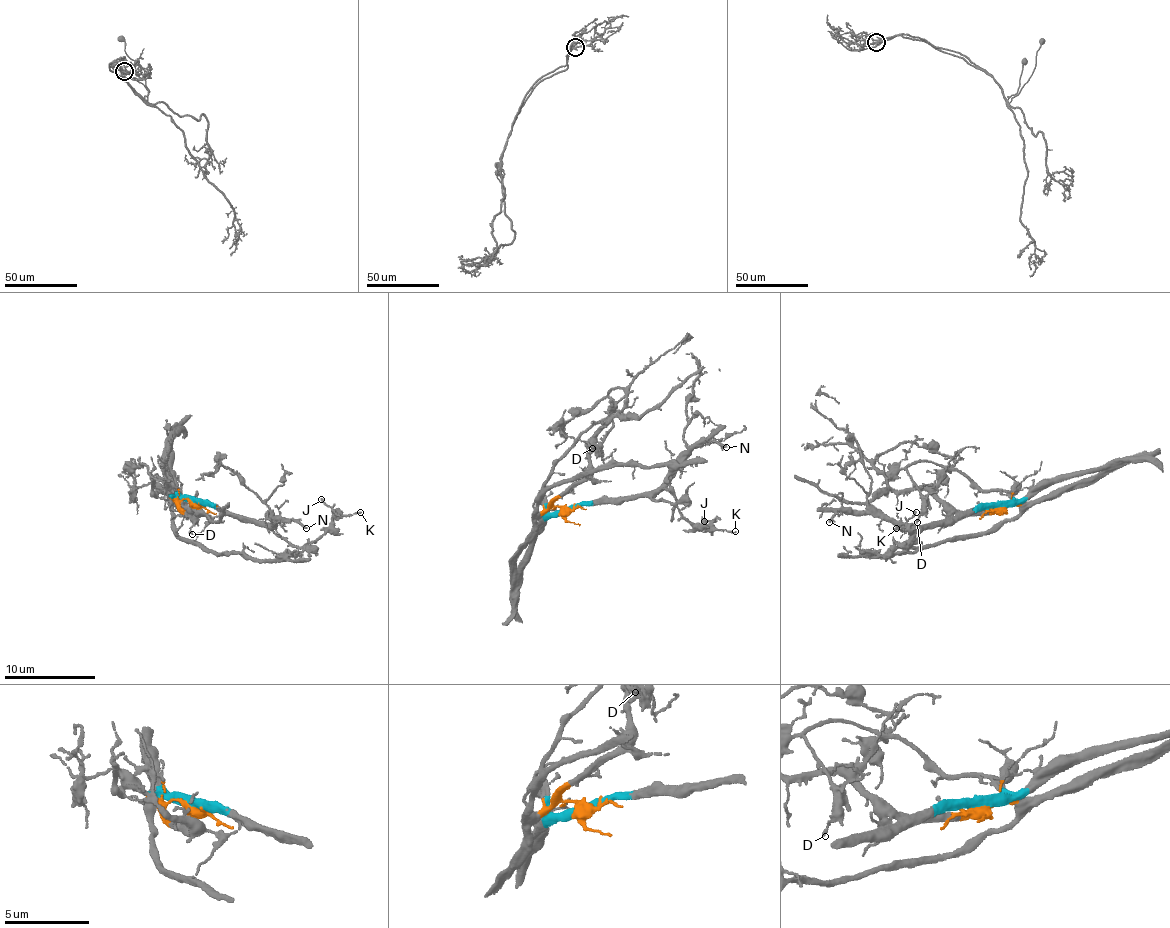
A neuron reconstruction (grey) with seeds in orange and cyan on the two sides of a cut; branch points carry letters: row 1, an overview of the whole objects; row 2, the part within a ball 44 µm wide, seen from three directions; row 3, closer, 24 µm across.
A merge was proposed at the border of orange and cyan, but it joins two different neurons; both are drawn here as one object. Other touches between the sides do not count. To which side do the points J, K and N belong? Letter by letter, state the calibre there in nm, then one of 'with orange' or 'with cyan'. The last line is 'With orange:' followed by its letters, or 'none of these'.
J: 140 nm | with cyan
K: 120 nm | with cyan
N: 180 nm | with cyan
With orange: none of these

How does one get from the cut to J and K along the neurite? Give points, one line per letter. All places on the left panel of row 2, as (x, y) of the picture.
J: (194, 503), (215, 505), (229, 515), (271, 527), (298, 547), (313, 541), (332, 520), (333, 509), (321, 499)
K: (194, 503), (215, 505), (229, 515), (271, 527), (298, 547), (313, 541), (339, 518), (360, 512)

